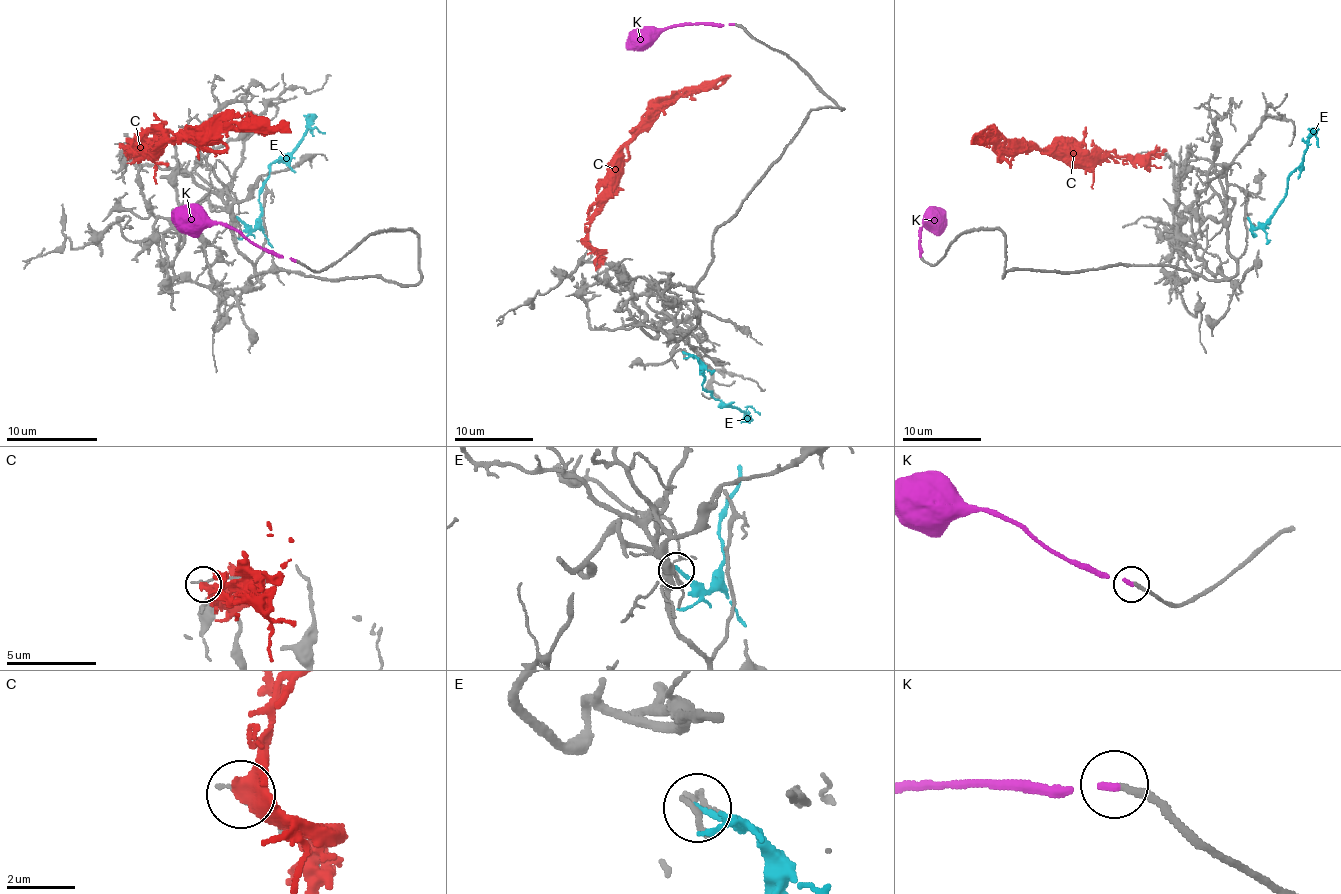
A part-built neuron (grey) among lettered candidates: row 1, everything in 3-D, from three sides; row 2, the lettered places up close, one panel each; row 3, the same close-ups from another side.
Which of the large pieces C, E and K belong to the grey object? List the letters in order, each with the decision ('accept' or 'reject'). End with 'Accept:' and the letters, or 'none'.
C: reject
E: reject
K: accept
Accept: K

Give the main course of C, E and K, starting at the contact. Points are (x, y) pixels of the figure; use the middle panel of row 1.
C: (583, 243), (589, 221), (615, 175), (615, 156), (678, 92), (696, 92), (729, 74)
E: (684, 352), (698, 360), (704, 377), (702, 385), (712, 395), (737, 407), (749, 423)
K: (733, 23), (676, 25), (660, 29), (644, 45), (626, 49)

